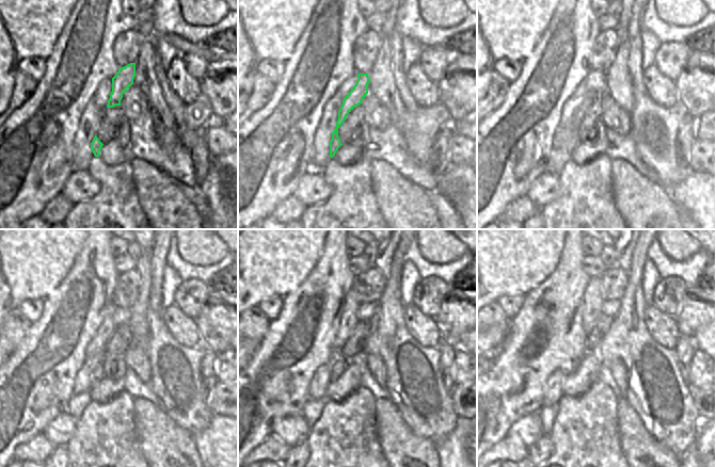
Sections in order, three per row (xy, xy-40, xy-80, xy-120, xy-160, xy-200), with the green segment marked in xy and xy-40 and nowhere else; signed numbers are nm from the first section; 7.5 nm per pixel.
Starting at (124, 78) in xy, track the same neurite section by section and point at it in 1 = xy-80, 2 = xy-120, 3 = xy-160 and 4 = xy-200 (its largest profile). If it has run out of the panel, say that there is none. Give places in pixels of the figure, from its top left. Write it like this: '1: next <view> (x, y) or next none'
1: next xy-80 (573, 142)
2: next xy-120 (91, 372)
3: next xy-160 (327, 372)
4: next xy-200 (553, 392)

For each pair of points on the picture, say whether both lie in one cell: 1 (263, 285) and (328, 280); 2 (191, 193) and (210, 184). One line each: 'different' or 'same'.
1: different
2: different

